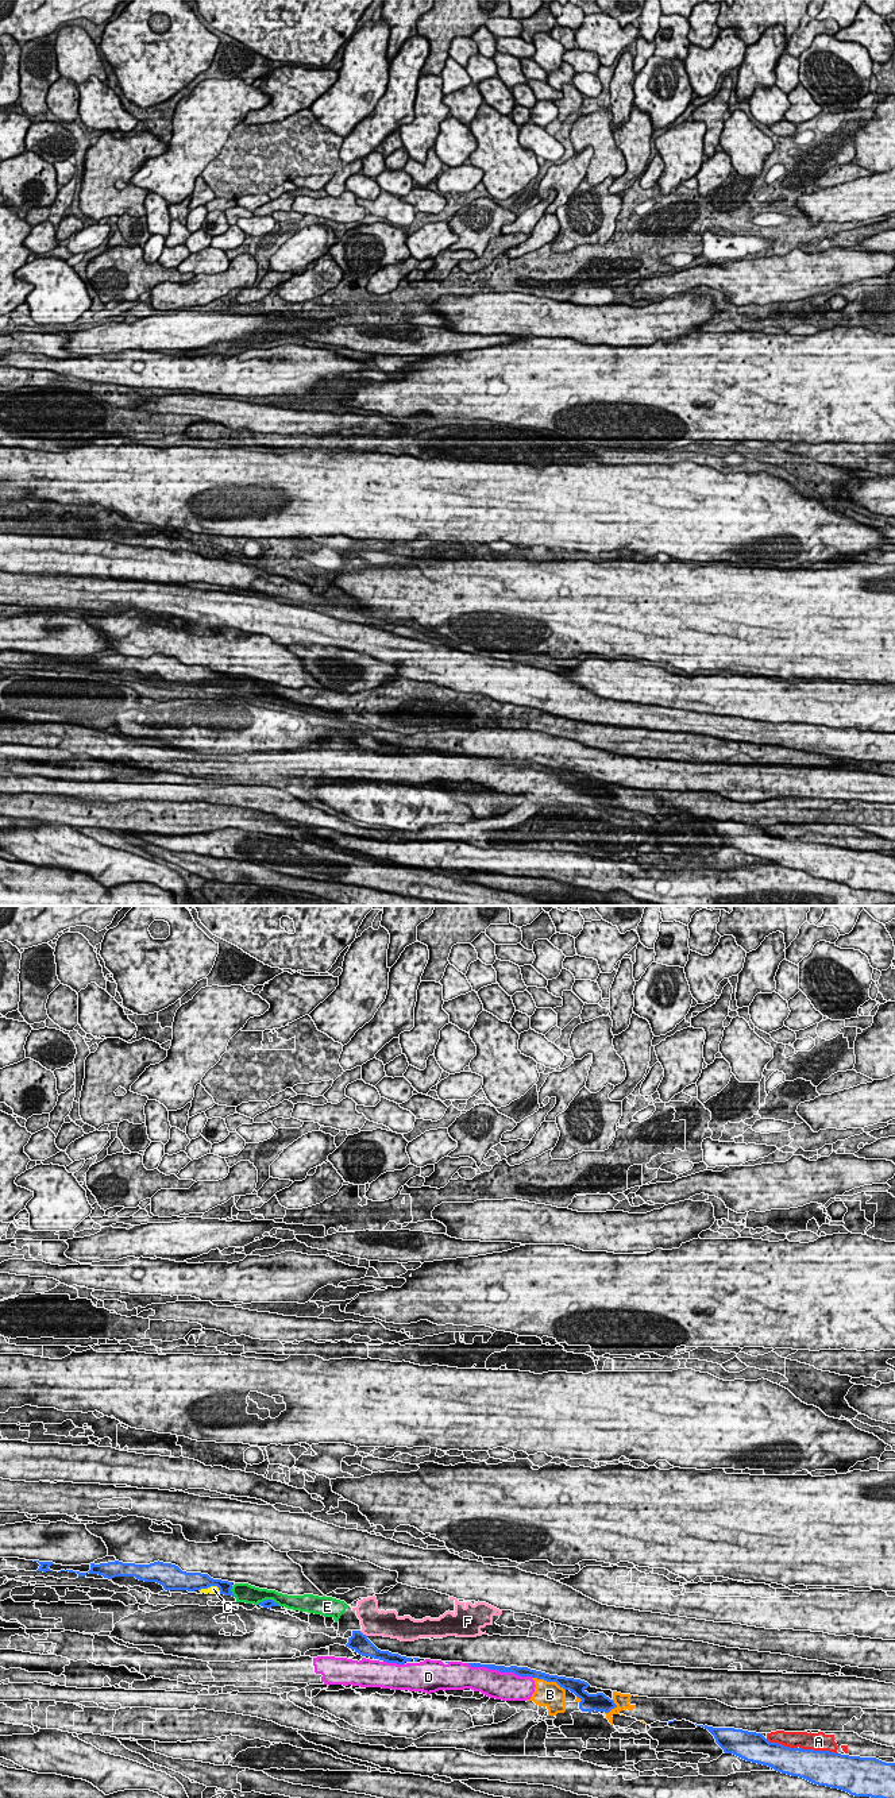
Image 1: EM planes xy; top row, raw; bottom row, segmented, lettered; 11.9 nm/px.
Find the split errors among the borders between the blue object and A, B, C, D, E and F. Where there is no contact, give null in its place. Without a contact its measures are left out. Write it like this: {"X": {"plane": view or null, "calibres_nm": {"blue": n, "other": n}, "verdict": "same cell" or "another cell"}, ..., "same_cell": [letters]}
{"A": {"plane": "xy", "calibres_nm": {"blue": 420, "other": 220}, "verdict": "another cell"}, "B": {"plane": "xy", "calibres_nm": {"blue": 160, "other": 300}, "verdict": "another cell"}, "C": {"plane": "xy", "calibres_nm": {"blue": 220, "other": 100}, "verdict": "another cell"}, "D": {"plane": "xy", "calibres_nm": {"blue": 120, "other": 340}, "verdict": "another cell"}, "E": {"plane": "xy", "calibres_nm": {"blue": 100, "other": 220}, "verdict": "another cell"}, "F": {"plane": "xy", "calibres_nm": {"blue": 220, "other": 320}, "verdict": "another cell"}, "same_cell": []}

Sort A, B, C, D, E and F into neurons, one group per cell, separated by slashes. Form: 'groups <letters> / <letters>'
groups A / B D / C E F

